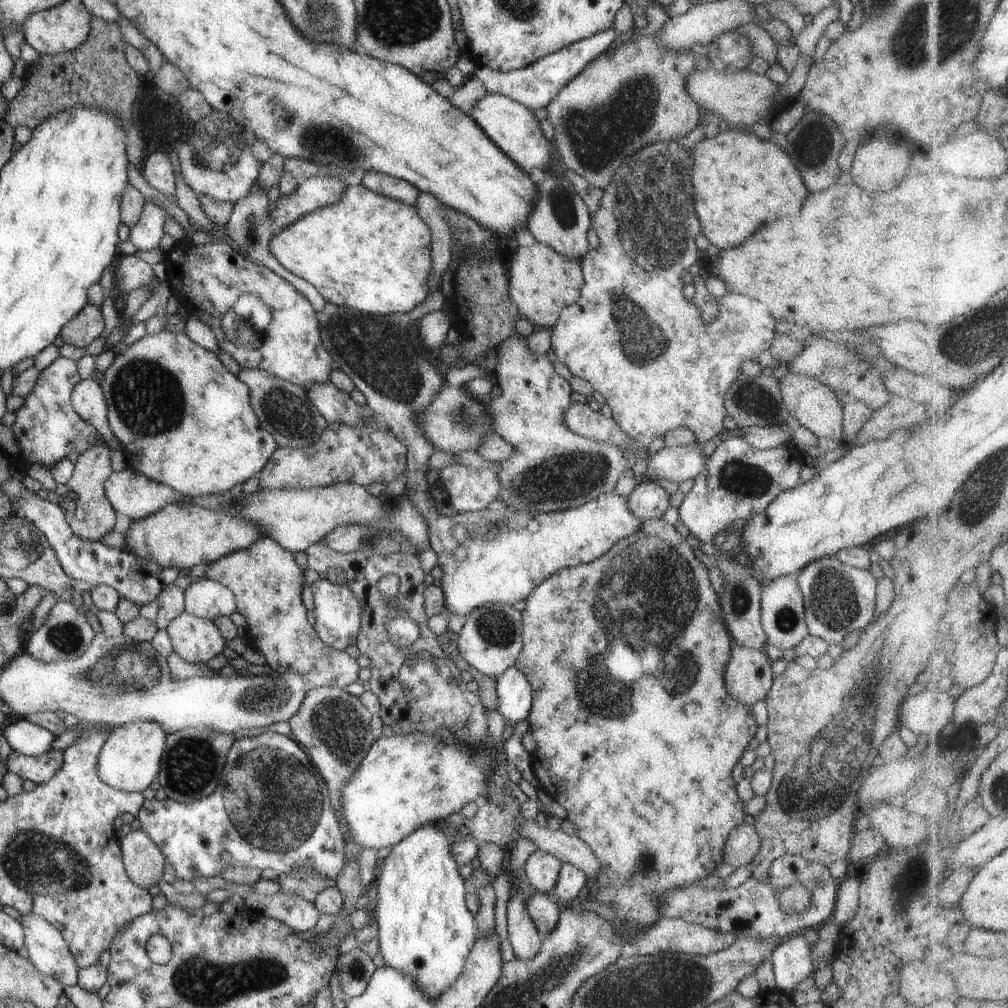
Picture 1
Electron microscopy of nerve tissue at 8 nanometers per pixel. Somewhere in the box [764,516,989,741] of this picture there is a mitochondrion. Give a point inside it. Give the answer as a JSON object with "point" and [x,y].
{"point":[836,593]}

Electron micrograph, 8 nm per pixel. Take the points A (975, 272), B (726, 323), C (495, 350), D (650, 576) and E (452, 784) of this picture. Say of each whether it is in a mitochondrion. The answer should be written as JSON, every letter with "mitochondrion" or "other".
{"A":"other","B":"other","C":"other","D":"mitochondrion","E":"other"}

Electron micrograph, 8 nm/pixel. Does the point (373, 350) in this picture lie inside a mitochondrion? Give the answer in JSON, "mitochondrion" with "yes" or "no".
{"mitochondrion":"yes"}

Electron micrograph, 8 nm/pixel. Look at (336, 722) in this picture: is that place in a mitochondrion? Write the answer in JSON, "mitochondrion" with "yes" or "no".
{"mitochondrion":"yes"}

